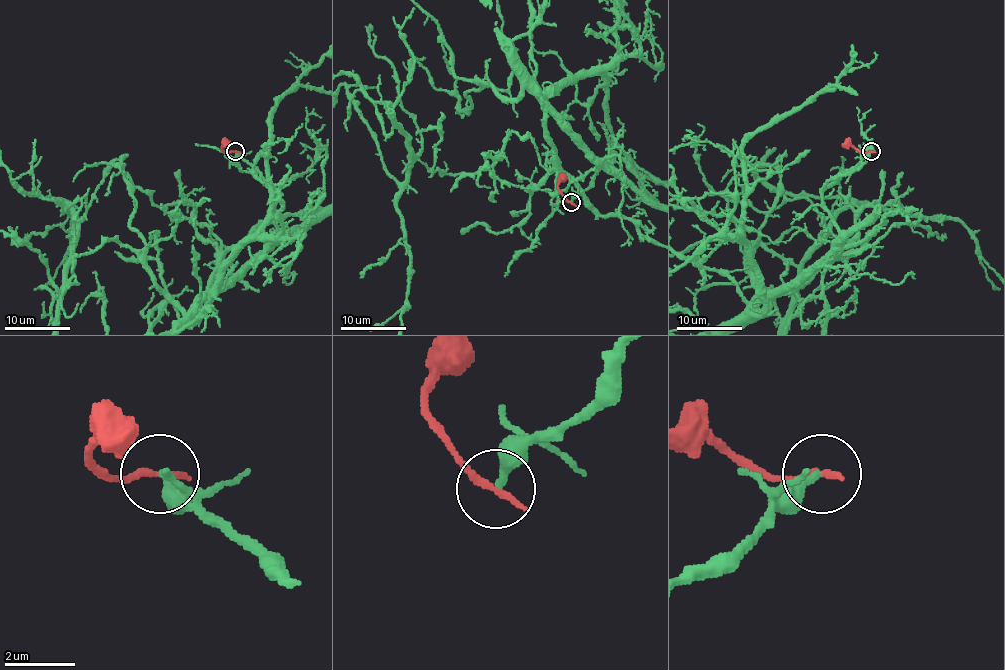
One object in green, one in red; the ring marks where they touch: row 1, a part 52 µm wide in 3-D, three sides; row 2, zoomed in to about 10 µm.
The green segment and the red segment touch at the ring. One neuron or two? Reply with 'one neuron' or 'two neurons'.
two neurons

